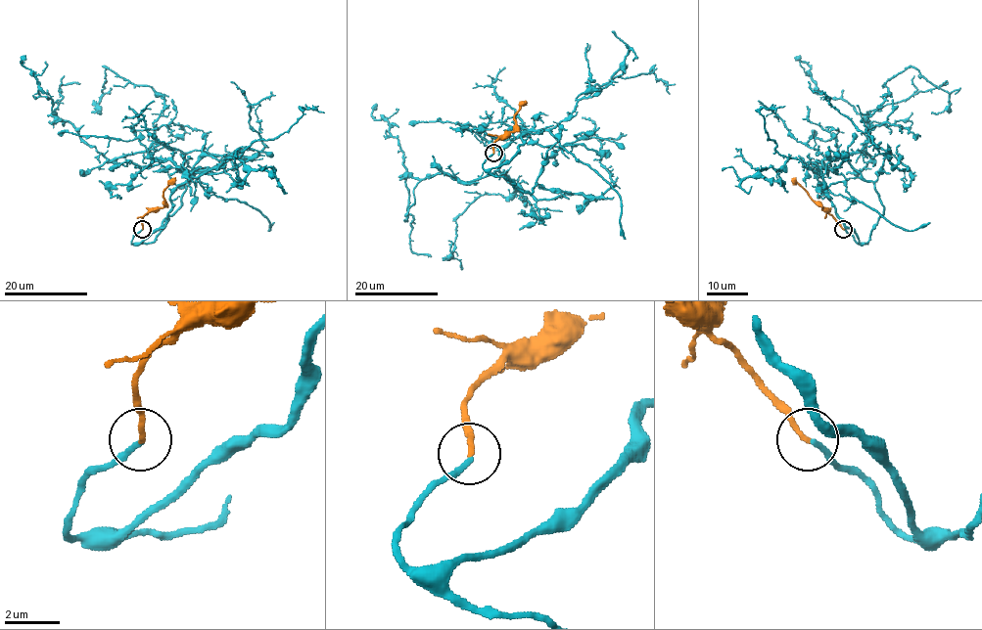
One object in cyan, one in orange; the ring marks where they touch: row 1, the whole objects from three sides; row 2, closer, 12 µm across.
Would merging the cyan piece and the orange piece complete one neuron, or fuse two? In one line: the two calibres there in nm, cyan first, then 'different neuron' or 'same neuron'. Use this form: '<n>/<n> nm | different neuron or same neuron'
220/190 nm | same neuron

